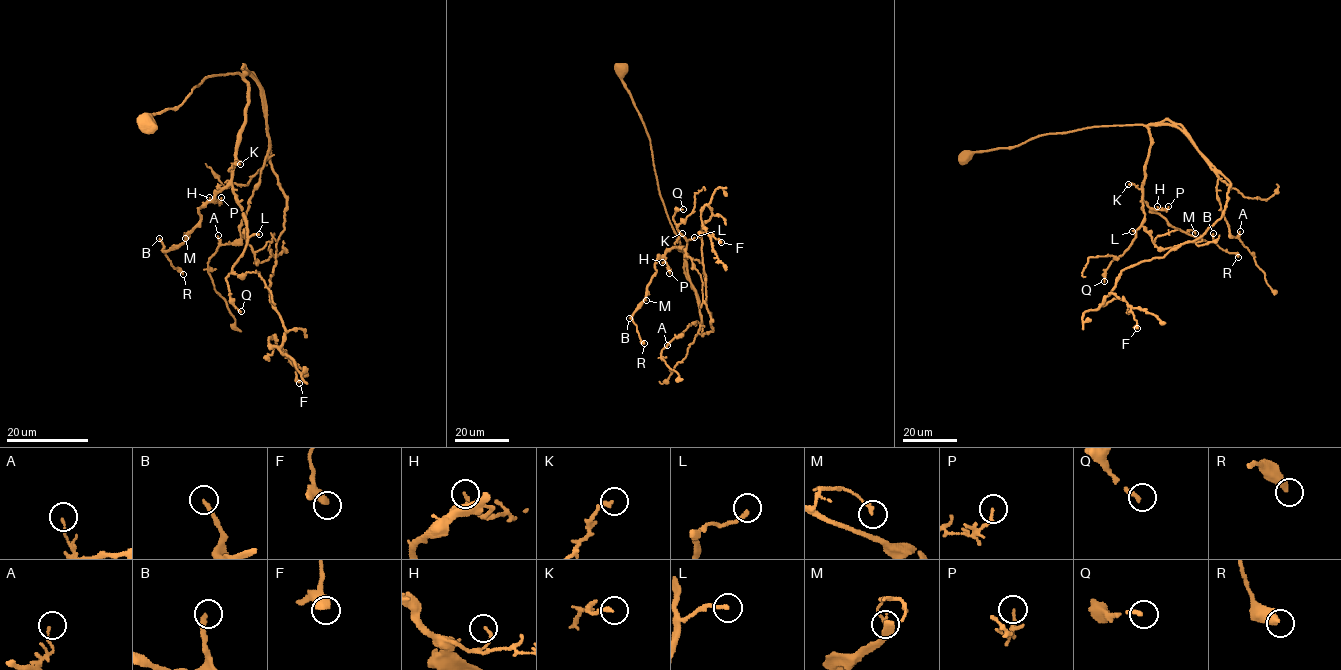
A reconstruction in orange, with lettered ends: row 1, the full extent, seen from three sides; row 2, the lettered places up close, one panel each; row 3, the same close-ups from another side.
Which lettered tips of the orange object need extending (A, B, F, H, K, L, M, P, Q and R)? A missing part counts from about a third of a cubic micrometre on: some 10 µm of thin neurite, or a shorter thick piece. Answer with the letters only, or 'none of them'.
B

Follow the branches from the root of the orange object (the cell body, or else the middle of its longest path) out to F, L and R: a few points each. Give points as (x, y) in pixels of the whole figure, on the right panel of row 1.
F: (963, 159), (1178, 128), (1227, 201), (1121, 272), (1099, 305), (1123, 299), (1137, 328)
L: (963, 159), (974, 152), (1013, 148), (1048, 134), (1144, 125), (1151, 141), (1142, 194), (1145, 219), (1132, 231)
R: (963, 159), (974, 152), (1013, 148), (1048, 134), (1144, 125), (1151, 146), (1143, 200), (1172, 226), (1238, 257)

